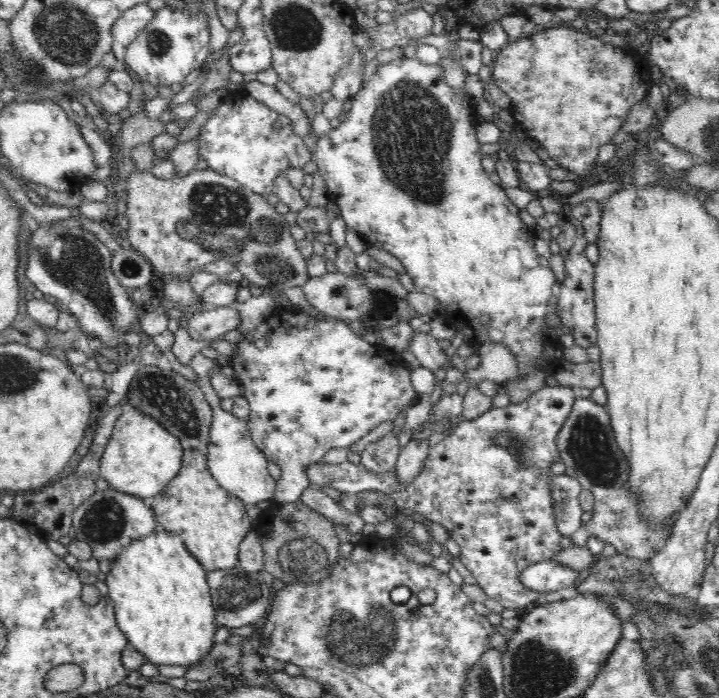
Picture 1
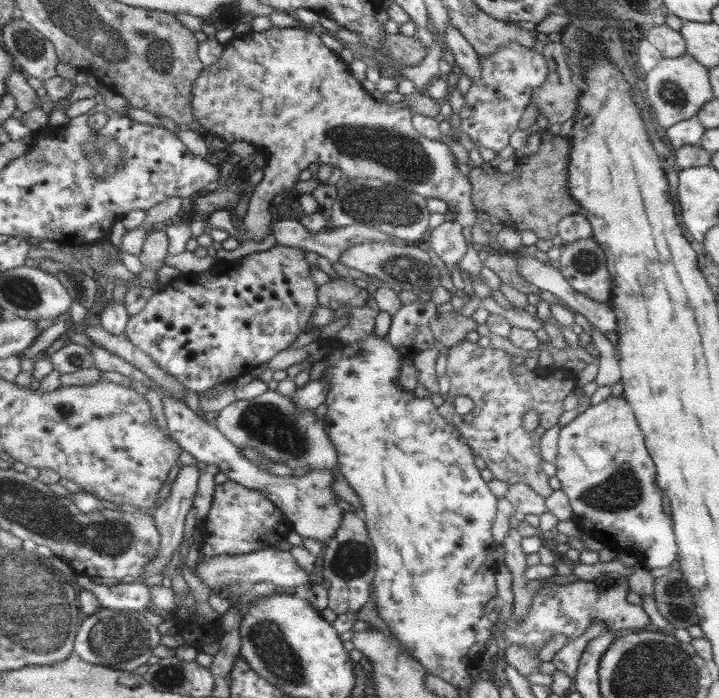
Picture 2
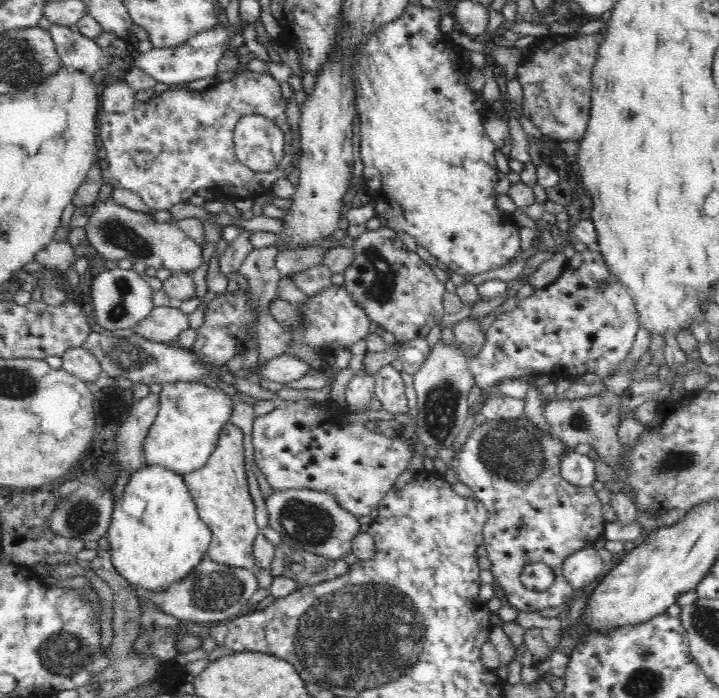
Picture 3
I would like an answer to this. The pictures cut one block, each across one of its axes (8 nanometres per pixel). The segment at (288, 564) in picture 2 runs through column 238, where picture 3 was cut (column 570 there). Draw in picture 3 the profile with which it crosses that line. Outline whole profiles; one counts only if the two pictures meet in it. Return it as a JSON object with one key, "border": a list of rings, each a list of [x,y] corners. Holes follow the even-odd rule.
{"border":[[[593,546],[577,550],[566,557],[562,567],[563,575],[578,592],[584,591],[586,586],[594,583],[602,574],[602,570],[604,561]]]}

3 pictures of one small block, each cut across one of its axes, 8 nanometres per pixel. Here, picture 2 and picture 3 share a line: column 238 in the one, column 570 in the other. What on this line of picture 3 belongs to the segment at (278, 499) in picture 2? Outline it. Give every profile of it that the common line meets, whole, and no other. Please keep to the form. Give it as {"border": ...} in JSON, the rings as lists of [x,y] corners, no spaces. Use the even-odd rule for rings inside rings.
{"border":[[[567,447],[562,460],[560,460],[561,475],[563,480],[573,486],[591,486],[596,480],[595,461],[588,455],[576,453],[574,448]]]}

